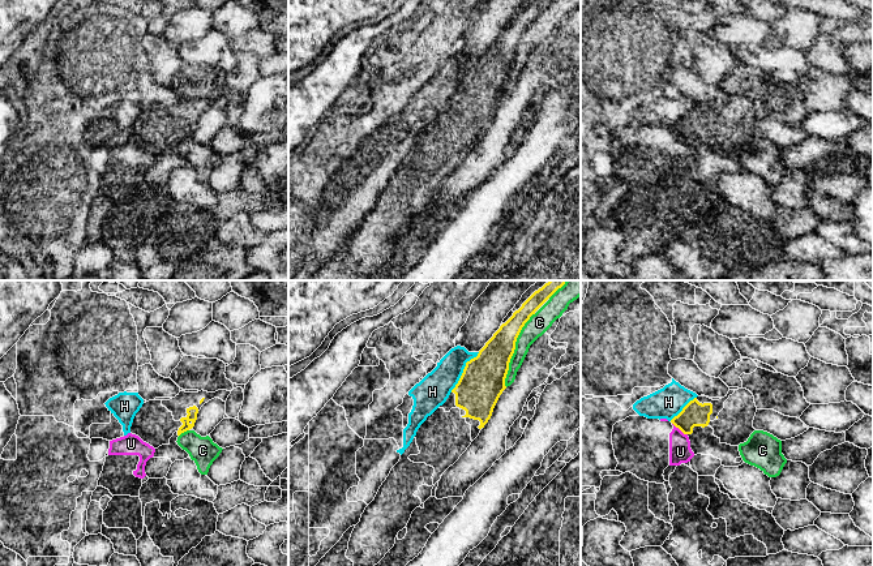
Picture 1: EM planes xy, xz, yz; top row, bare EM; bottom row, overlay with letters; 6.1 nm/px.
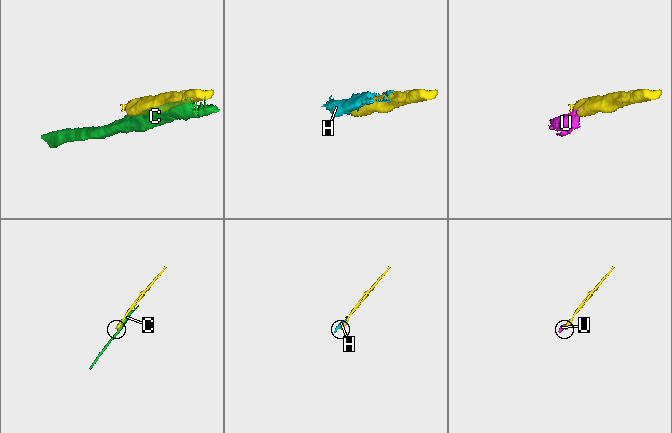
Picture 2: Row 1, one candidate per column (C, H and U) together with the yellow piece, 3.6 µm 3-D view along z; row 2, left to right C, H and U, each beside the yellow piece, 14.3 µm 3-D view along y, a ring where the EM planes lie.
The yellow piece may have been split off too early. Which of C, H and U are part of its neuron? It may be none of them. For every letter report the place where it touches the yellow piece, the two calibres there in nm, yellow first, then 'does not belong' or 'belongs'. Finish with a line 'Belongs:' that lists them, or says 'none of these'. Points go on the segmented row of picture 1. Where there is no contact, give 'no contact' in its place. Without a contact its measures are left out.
C: meets yellow in xz at (514, 348); 260 nm thick on the yellow side, 130 nm on the other; does not belong
H: meets yellow in xz at (463, 371); 280 nm thick on the yellow side, 200 nm on the other; does not belong
U: meets yellow in yz at (680, 429); 160 nm thick on the yellow side, 140 nm on the other; does not belong
Belongs: none of these

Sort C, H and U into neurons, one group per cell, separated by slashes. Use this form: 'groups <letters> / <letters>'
groups C / H / U

